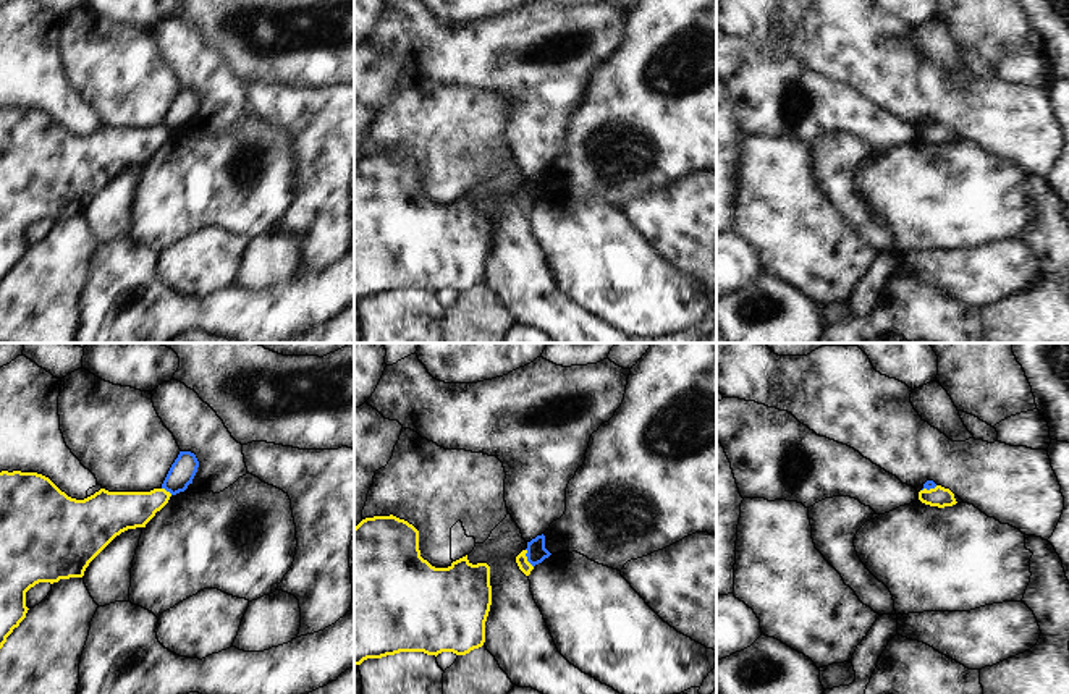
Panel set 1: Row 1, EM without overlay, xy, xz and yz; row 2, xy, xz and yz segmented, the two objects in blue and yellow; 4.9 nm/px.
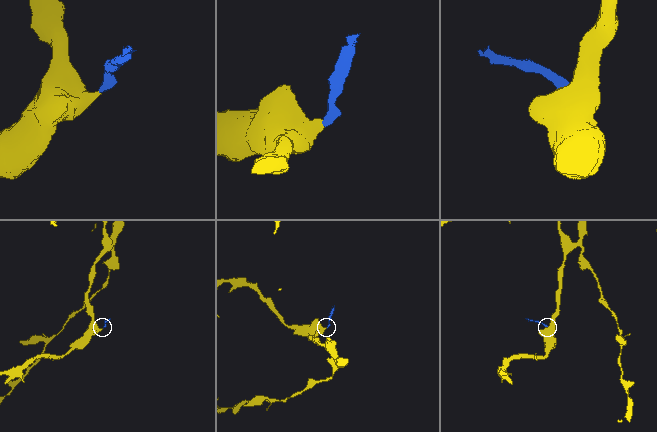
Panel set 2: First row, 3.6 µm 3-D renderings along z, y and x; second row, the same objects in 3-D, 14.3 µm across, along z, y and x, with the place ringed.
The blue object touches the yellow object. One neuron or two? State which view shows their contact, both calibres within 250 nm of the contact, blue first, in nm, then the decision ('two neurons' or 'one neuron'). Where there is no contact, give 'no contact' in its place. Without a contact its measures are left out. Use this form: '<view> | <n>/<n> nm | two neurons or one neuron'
xz | 100/60 nm | two neurons

